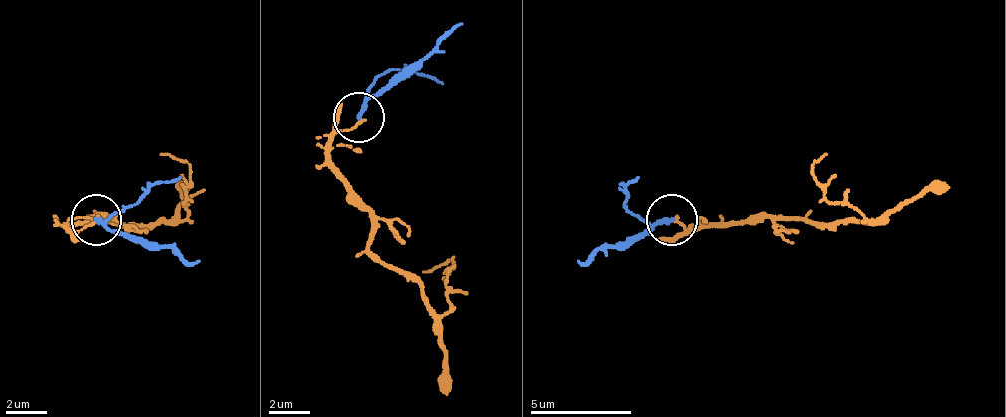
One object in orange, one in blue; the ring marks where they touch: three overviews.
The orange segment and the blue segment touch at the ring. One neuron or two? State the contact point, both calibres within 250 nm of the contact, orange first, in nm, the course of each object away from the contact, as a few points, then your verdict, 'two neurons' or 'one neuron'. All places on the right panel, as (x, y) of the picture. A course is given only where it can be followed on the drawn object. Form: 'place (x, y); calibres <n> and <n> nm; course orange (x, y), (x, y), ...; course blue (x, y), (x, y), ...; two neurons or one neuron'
place (672, 220); calibres 140 and 200 nm; course orange (673, 218), (698, 228), (724, 228), (769, 218), (870, 223), (860, 213), (830, 203), (815, 178), (825, 153); course blue (673, 218), (637, 239), (577, 259); two neurons

